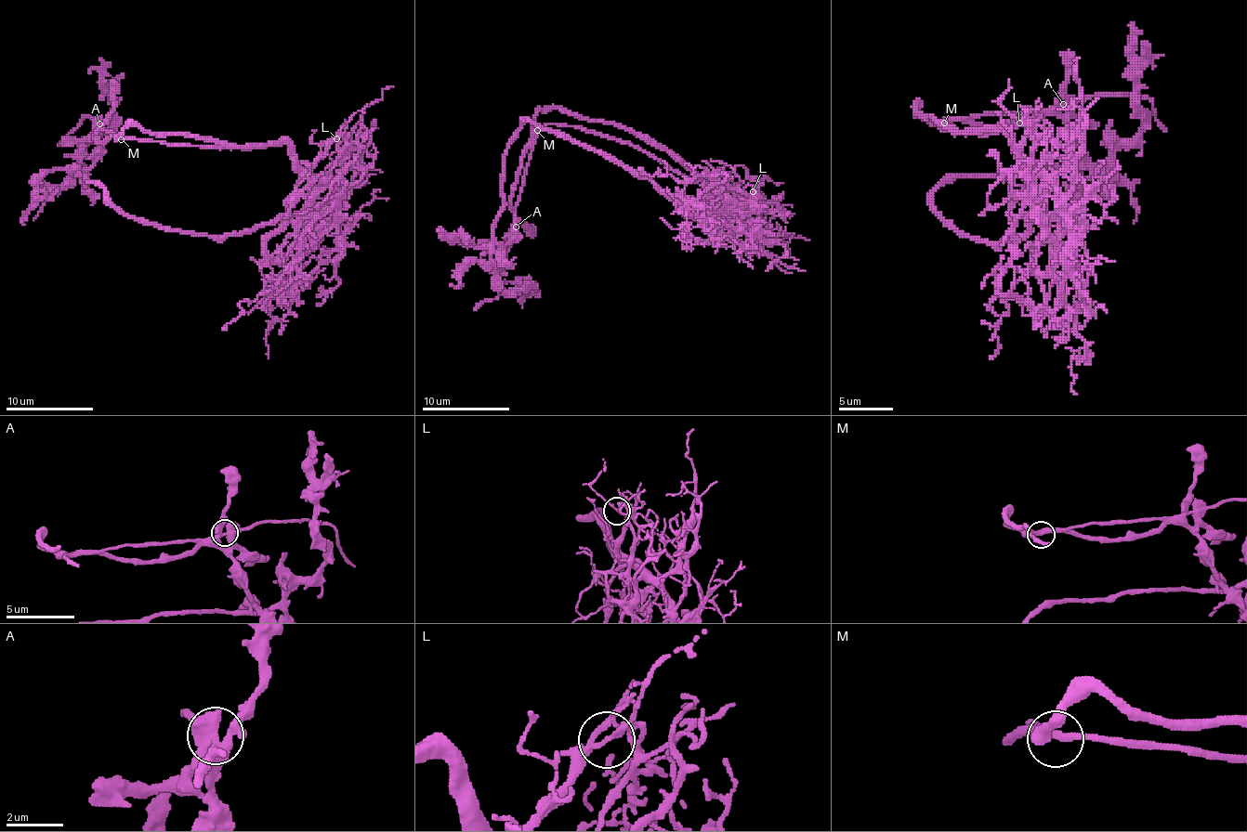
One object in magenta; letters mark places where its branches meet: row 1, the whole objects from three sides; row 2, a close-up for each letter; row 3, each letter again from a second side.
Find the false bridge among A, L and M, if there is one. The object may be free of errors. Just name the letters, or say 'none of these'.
L

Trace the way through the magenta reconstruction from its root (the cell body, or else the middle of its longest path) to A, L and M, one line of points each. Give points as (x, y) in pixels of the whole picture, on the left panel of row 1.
A: (152, 225), (125, 215), (98, 183), (90, 183), (86, 176), (77, 176), (93, 163), (99, 123)
L: (152, 225), (209, 236), (242, 236), (257, 225), (272, 225), (285, 212), (285, 205), (301, 175), (336, 139)
M: (152, 225), (125, 215), (98, 183), (77, 176), (93, 163), (99, 130), (111, 130), (121, 139)

